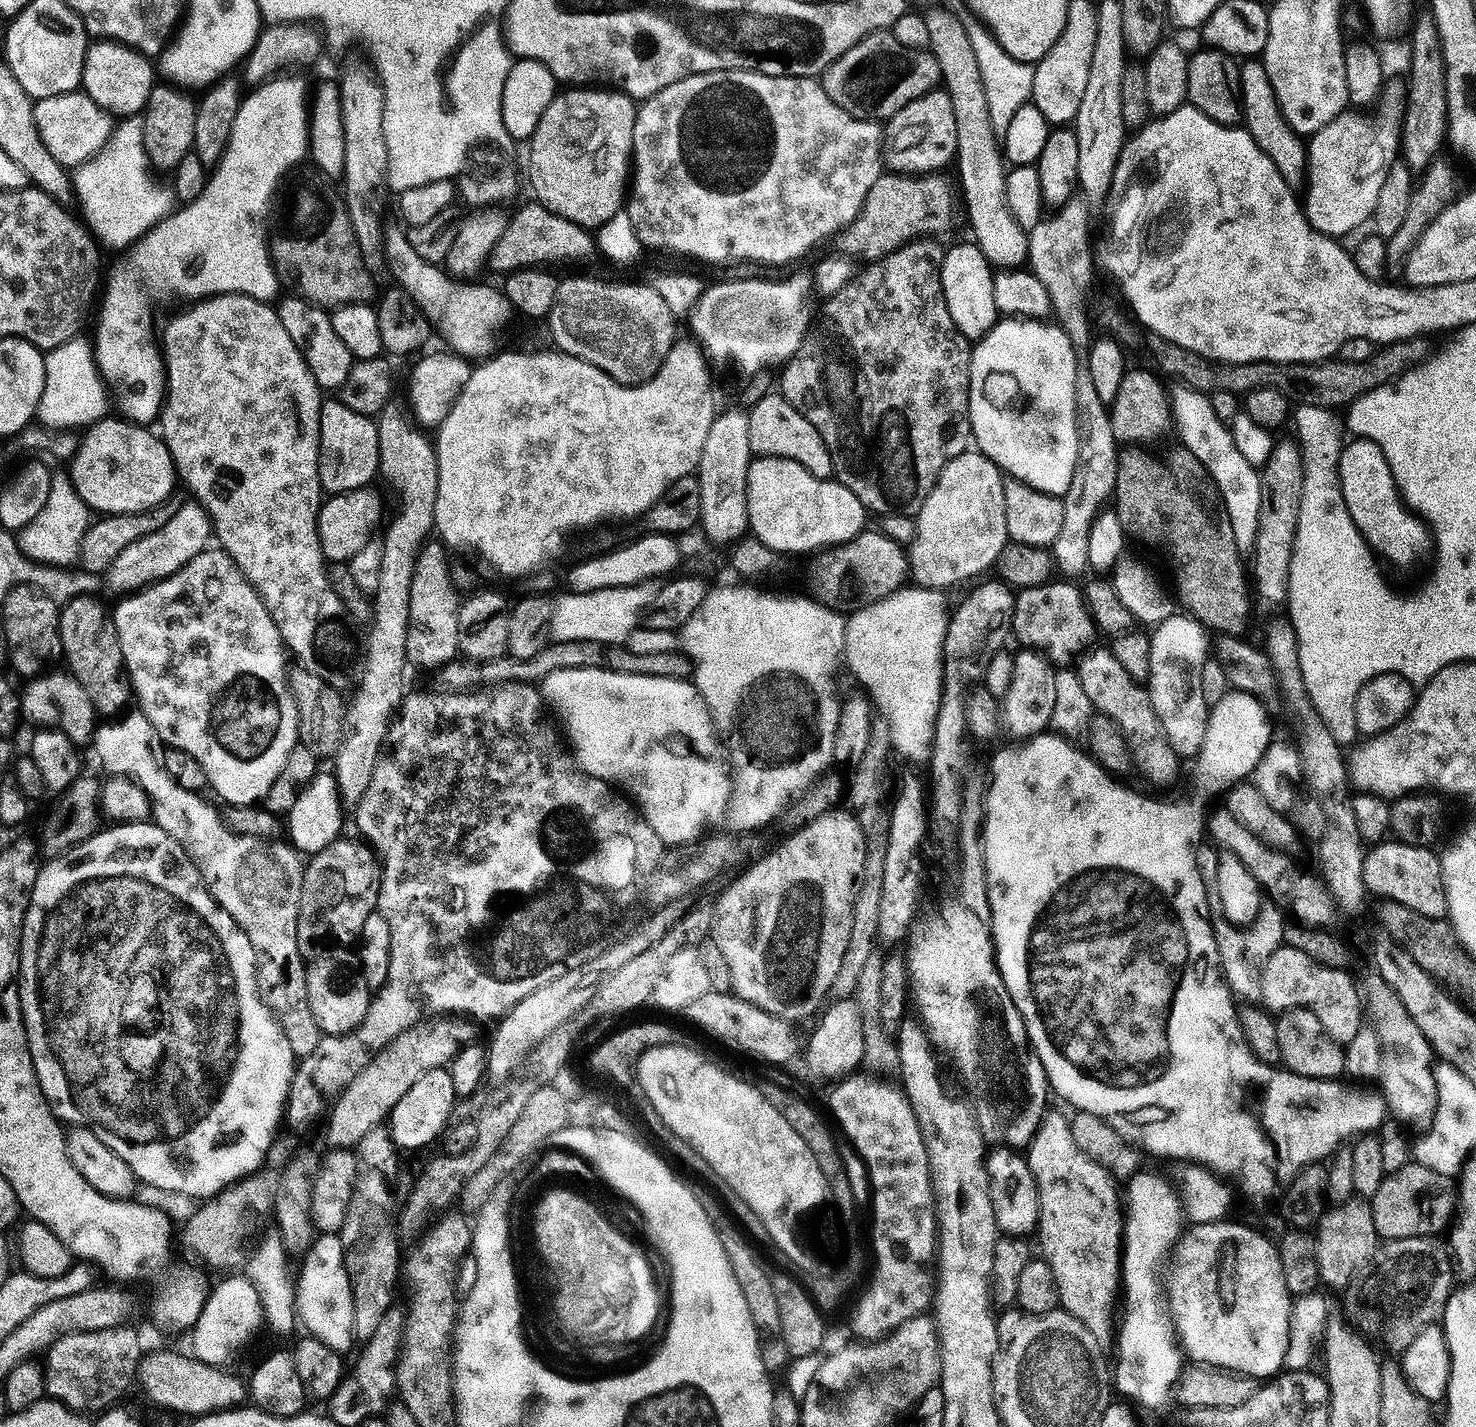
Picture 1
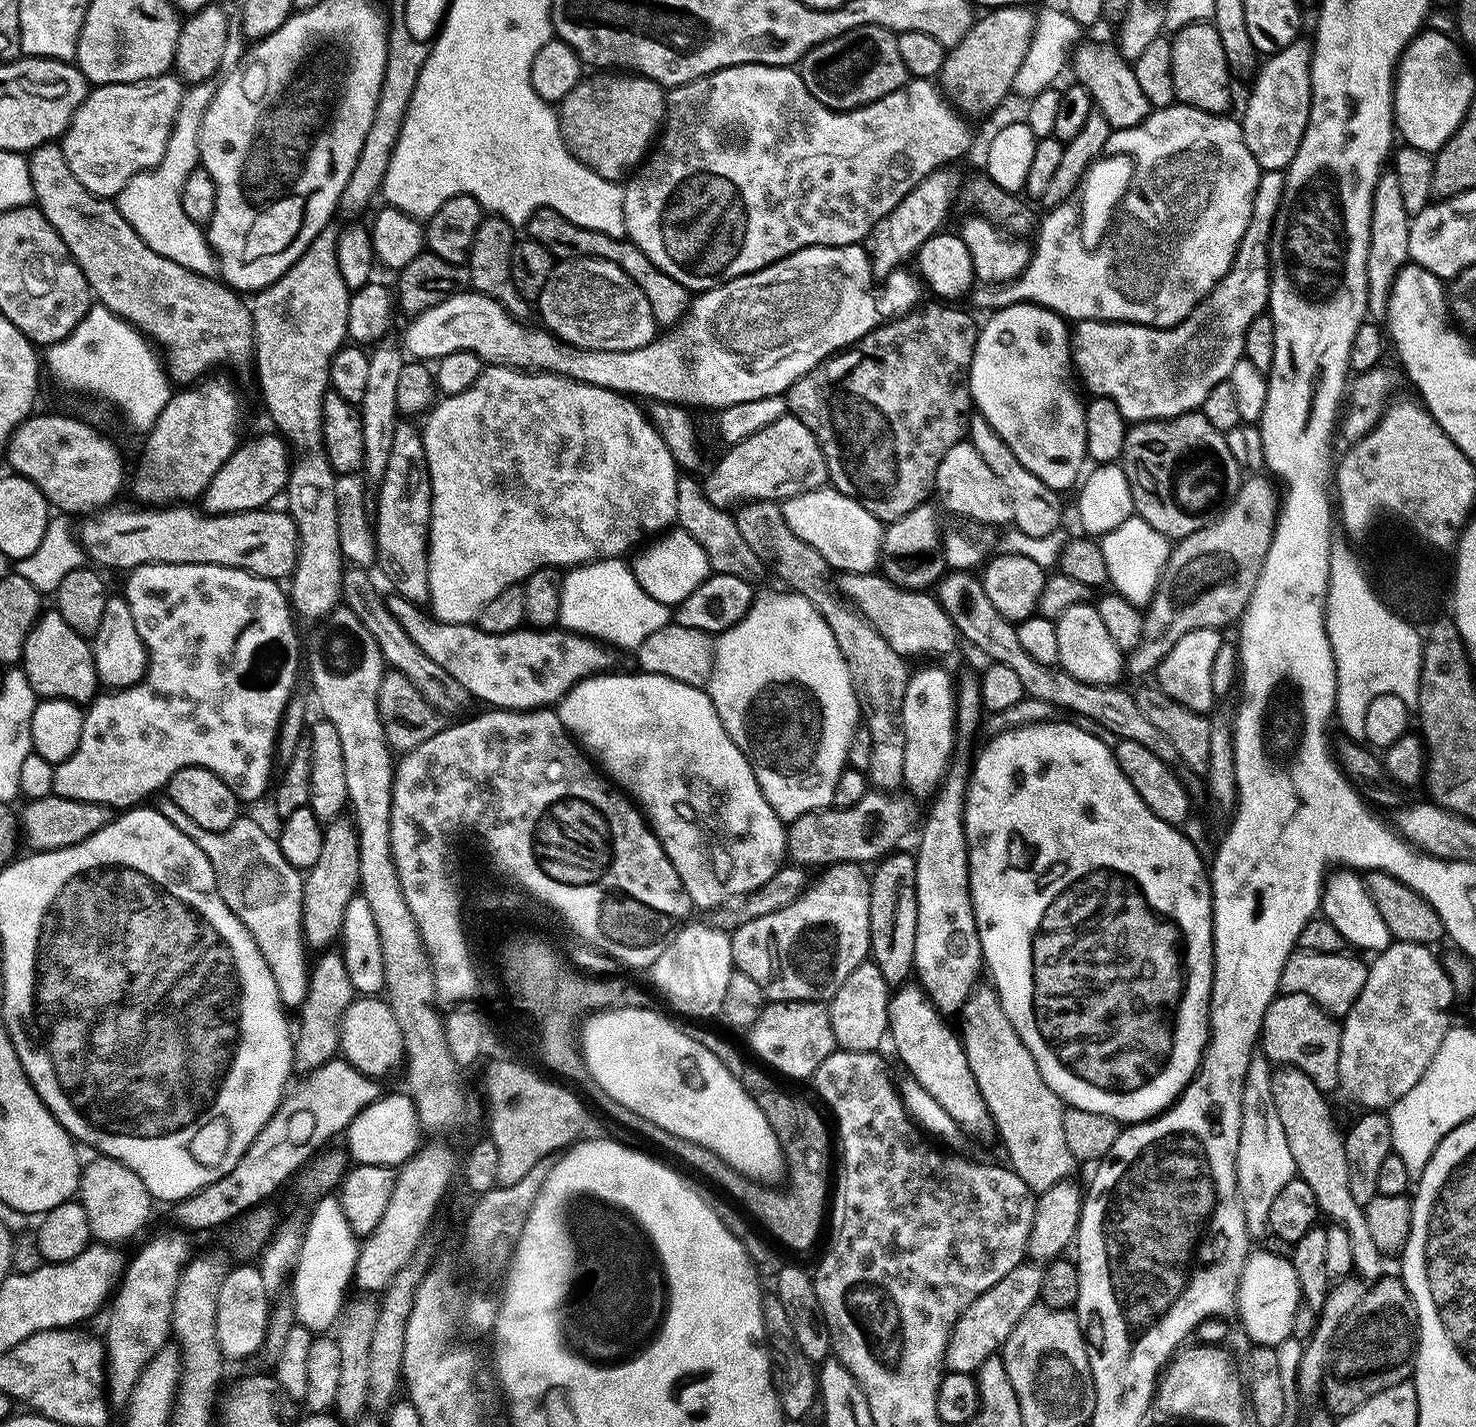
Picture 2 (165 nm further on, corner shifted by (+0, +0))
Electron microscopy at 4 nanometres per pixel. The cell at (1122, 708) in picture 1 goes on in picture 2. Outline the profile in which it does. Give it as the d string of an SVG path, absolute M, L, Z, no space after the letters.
M1089 602L1079 604L1066 610L1062 618L1055 621L1058 630L1059 667L1071 677L1087 685L1117 687L1126 676L1126 656L1118 650L1114 638L1106 631L1106 622L1098 614L1096 604Z

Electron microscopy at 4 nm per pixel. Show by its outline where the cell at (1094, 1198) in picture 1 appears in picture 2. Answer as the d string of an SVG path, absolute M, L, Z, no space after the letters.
M987 986L977 987L973 992L972 997L968 999L967 1004L964 1005L962 1013L962 1019L964 1019L964 1032L962 1028L962 1039L964 1042L964 1049L968 1055L968 1061L970 1062L970 1070L974 1070L974 1078L978 1082L978 1090L982 1090L982 1096L986 1103L988 1103L988 1109L992 1114L992 1121L994 1123L995 1131L1000 1132L1000 1136L1004 1139L1004 1148L1008 1151L1007 1163L1010 1165L1012 1171L1018 1174L1018 1178L1022 1178L1022 1182L1026 1182L1026 1186L1030 1186L1033 1192L1037 1194L1043 1194L1049 1192L1054 1186L1071 1181L1072 1176L1078 1169L1078 1162L1074 1158L1074 1154L1070 1154L1070 1145L1066 1142L1066 1133L1062 1131L1062 1122L1064 1121L1064 1113L1066 1111L1066 1105L1061 1100L1058 1094L1054 1094L1054 1090L1050 1090L1050 1086L1046 1086L1046 1078L1042 1078L1042 1070L1038 1070L1038 1062L1034 1062L1034 1054L1030 1054L1030 1050L1026 1046L1026 1042L1022 1042L1022 1038L1018 1034L1018 1030L1014 1030L1014 1022L1010 1022L1010 1018L1006 1018L1006 1010L1000 1005L1000 996L996 993L995 987Z

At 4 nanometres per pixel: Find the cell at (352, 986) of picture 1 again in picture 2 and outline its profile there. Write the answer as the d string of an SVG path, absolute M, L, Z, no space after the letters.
M358 998L346 1010L340 1035L340 1052L343 1059L353 1064L363 1076L371 1076L374 1080L383 1081L399 1064L406 1060L402 1026L398 1026L398 1018L392 1005L384 998Z

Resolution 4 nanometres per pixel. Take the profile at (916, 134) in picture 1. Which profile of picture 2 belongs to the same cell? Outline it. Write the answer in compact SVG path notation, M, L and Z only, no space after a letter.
M1023 6L997 8L981 15L970 34L948 53L938 77L945 97L964 114L988 112L998 107L1008 95L1013 95L1018 70L1022 70L1030 54L1037 27L1038 16Z

